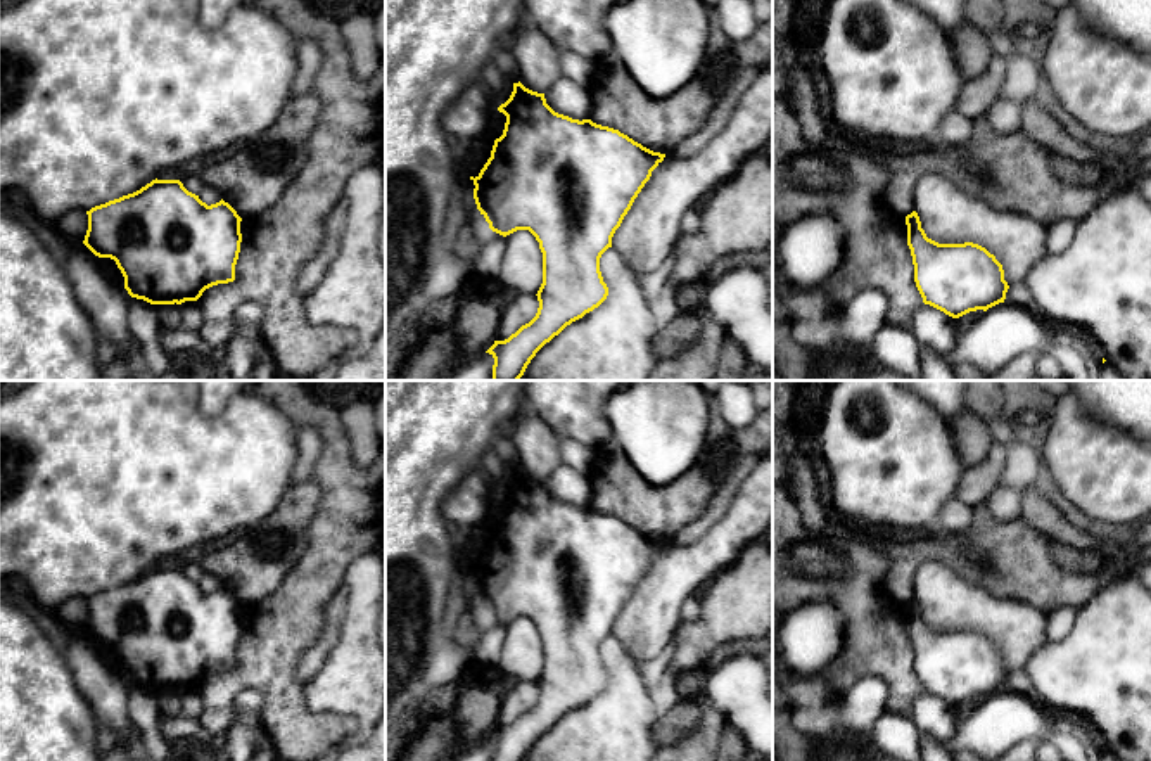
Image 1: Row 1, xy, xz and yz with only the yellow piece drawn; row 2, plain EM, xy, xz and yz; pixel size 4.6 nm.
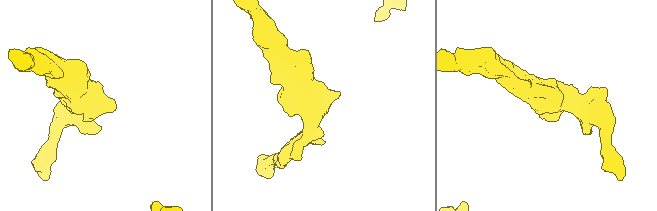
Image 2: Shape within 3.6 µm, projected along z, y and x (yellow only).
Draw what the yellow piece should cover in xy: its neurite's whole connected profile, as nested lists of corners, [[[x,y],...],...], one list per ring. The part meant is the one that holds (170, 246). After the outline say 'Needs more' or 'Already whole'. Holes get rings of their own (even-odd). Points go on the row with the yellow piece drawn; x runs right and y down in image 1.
[[[156,178],[133,194],[92,208],[86,214],[83,244],[95,256],[116,261],[131,297],[150,304],[181,304],[197,301],[213,285],[235,280],[242,218],[223,199],[207,206],[180,180]]]. Already whole

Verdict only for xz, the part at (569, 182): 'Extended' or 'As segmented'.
As segmented

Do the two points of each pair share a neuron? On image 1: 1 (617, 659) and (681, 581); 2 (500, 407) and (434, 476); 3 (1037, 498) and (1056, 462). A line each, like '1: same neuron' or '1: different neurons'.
1: different neurons
2: same neuron
3: different neurons

